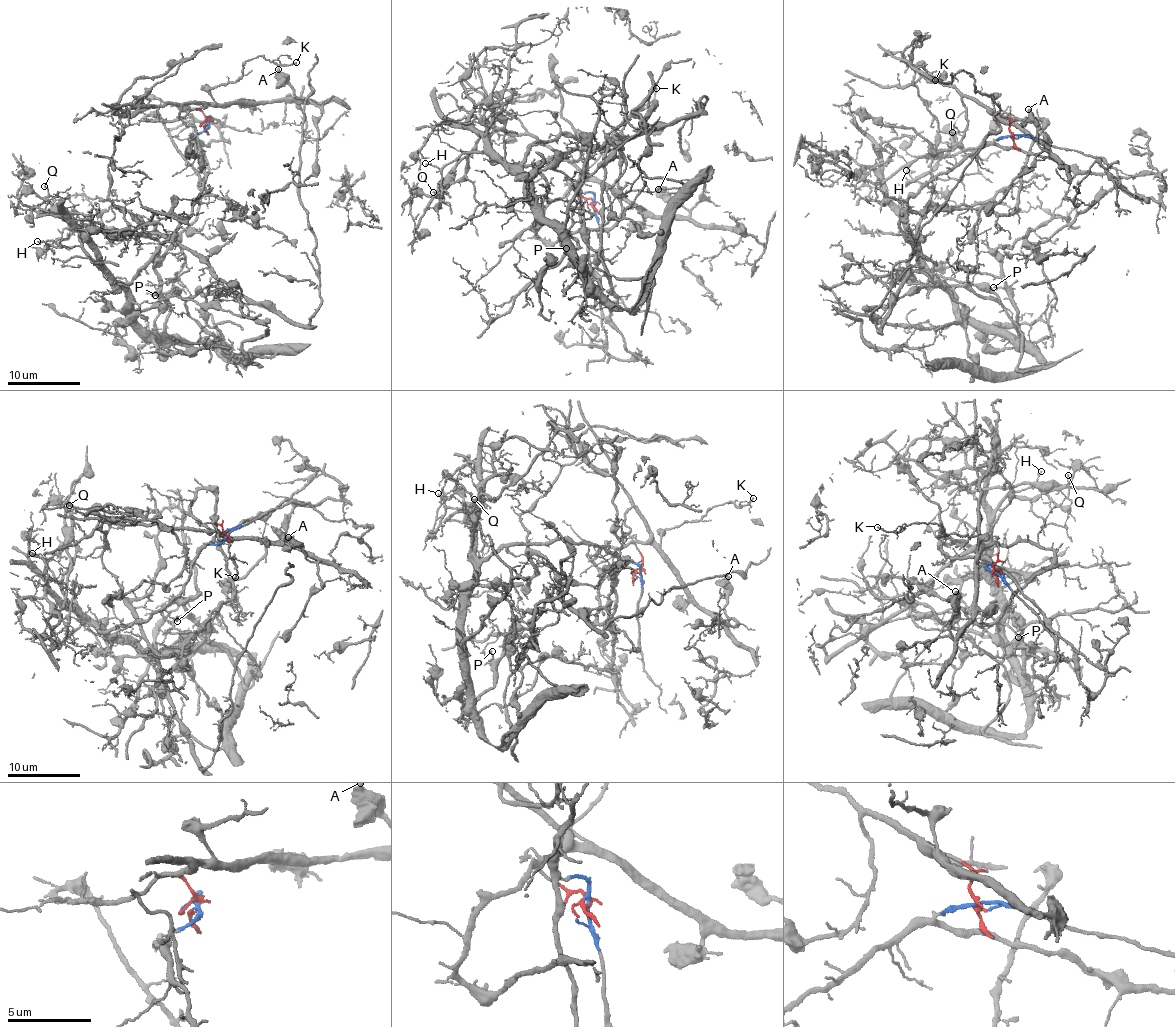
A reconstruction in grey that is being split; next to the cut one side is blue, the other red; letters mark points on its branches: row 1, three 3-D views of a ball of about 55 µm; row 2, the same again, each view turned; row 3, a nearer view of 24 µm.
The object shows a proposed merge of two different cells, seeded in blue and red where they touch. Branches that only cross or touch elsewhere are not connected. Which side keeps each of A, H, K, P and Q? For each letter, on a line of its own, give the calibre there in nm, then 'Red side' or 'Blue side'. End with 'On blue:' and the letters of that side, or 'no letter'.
A: Thickness 440 nm. Red side
H: Thickness 150 nm. Blue side
K: Thickness 150 nm. Red side
P: Thickness 140 nm. Blue side
Q: Thickness 120 nm. Blue side
On blue: H, P, Q

